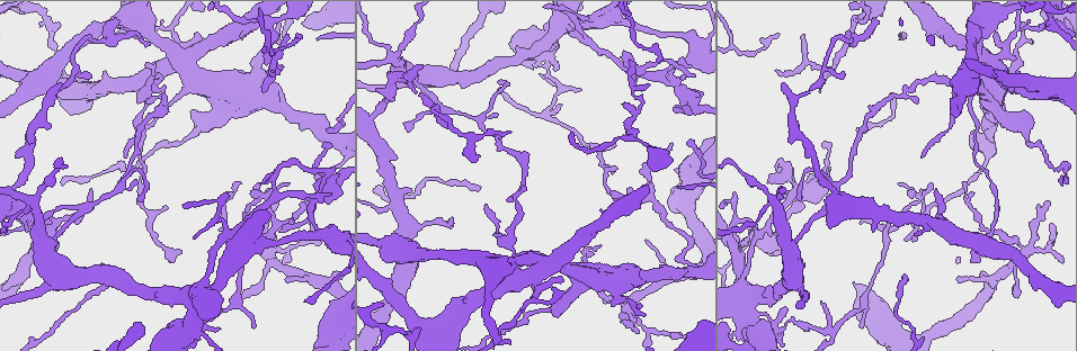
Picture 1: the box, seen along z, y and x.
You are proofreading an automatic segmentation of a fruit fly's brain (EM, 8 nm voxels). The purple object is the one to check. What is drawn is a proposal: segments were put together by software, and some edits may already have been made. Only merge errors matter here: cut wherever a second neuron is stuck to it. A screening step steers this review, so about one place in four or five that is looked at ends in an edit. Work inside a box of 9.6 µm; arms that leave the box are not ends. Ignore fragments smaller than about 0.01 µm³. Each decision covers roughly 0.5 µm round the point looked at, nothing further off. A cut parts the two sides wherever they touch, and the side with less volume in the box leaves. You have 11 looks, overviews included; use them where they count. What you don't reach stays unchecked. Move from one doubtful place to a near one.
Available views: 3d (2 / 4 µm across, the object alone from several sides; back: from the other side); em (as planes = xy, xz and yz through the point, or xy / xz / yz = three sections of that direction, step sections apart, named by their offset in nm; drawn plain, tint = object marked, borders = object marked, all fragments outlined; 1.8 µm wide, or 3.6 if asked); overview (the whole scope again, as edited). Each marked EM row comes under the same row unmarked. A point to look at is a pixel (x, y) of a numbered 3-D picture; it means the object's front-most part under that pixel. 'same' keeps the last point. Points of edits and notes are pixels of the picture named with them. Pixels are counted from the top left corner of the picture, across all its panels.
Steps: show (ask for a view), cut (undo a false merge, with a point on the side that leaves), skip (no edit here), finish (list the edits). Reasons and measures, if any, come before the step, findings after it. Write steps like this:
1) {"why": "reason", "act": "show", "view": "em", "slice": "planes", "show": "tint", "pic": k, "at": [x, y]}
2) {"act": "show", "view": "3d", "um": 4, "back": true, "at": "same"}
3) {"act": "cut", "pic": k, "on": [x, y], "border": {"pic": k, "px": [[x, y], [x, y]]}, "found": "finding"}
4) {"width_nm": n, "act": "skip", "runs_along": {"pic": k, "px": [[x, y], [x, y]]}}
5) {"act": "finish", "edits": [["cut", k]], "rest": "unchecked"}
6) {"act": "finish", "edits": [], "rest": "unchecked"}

{"why": "branch point", "act": "show", "view": "em", "slice": "xy", "step": 16, "show": "tint", "pic": 1, "at": [334, 284]}

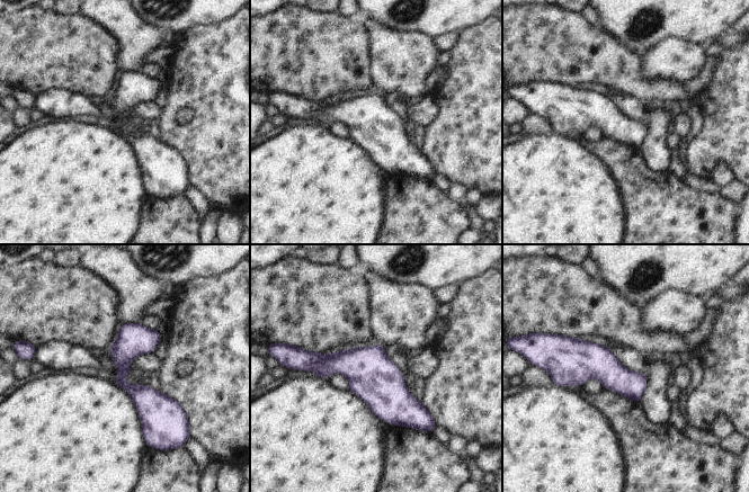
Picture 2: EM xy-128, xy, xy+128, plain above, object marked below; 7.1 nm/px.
{"act": "show", "view": "em", "slice": "planes", "show": "tint", "at": "same"}

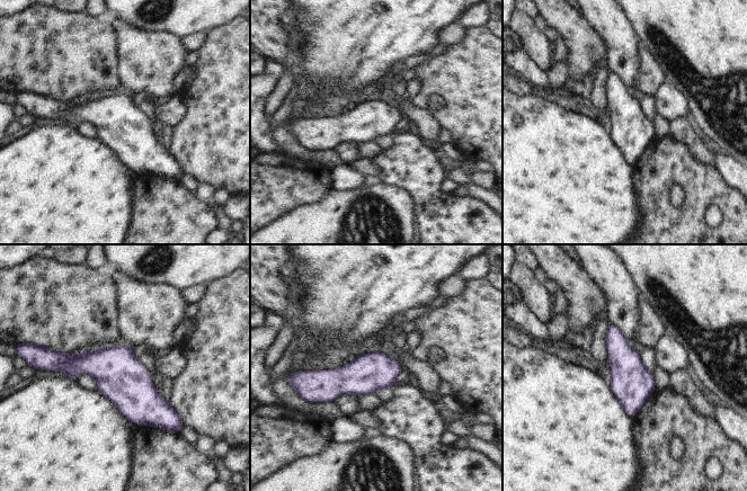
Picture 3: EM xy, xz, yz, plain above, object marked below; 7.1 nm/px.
{"act": "skip", "runs_along": {"pic": 3, "px": [[56, 365], [106, 365], [174, 416]]}, "found": "all the same neuron"}

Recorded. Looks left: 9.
{"why": "abrupt turn", "act": "show", "view": "3d", "um": 2, "pic": 1, "at": [267, 250]}

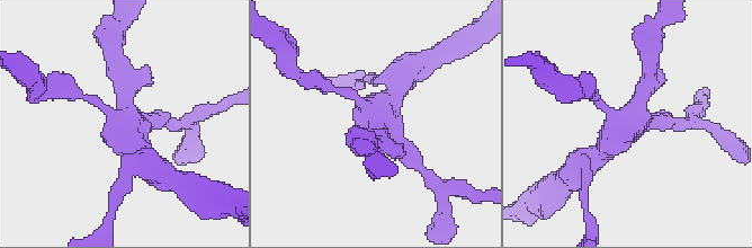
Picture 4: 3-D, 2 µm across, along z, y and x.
{"why": "need the tissue", "act": "show", "view": "em", "um": 3.6, "slice": "planes", "show": "tint", "pic": 4, "at": [374, 111]}

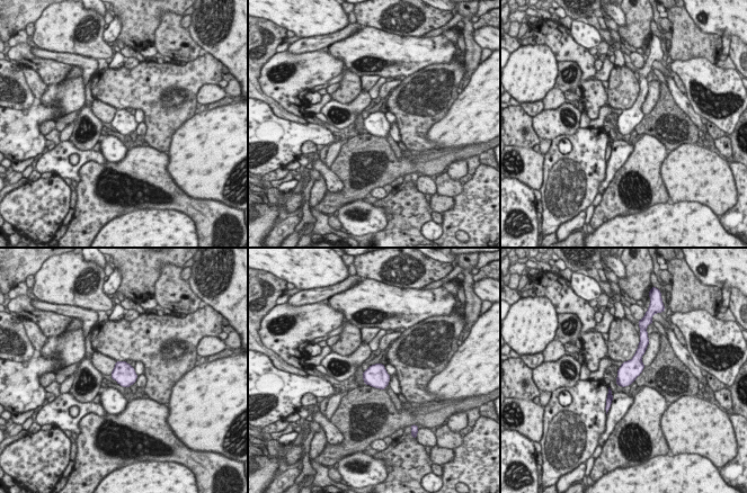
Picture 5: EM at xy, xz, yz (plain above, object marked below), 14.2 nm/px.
{"act": "skip", "found": "all the same neuron"}

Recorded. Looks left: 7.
{"why": "arms part here", "act": "show", "view": "em", "slice": "xz", "step": 8, "show": "tint", "pic": 1, "at": [911, 225]}

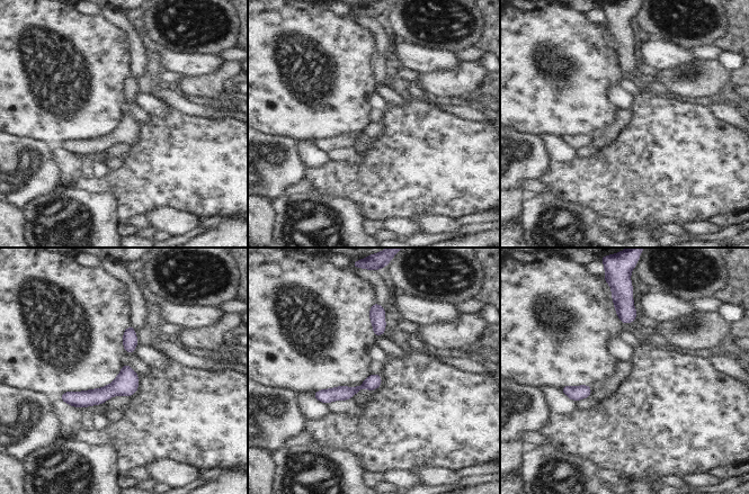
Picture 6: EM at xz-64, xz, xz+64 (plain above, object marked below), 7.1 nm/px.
{"act": "skip", "runs_along": {"pic": 6, "px": [[135, 377], [99, 396], [64, 397]]}, "found": "all the same neuron"}

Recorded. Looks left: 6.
{"why": "side arm on a straight run", "act": "show", "view": "em", "slice": "planes", "show": "tint", "pic": 1, "at": [228, 236]}

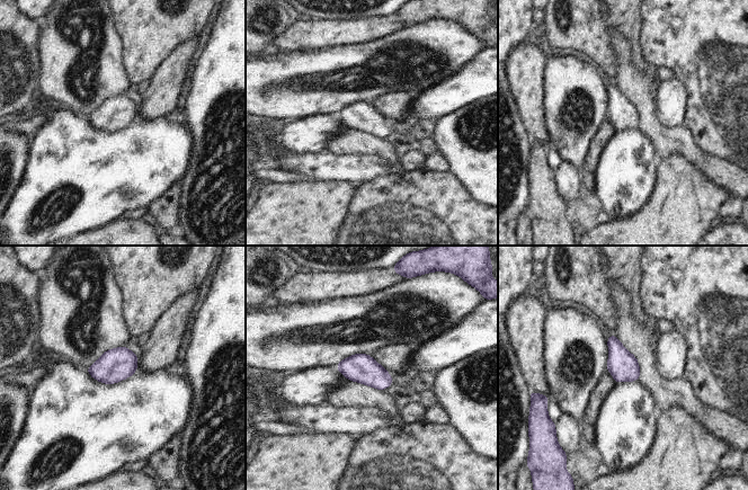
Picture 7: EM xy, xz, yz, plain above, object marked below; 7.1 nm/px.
{"width_nm": 200, "act": "skip", "found": "continuous, no second neuron"}

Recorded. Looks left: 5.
{"act": "finish", "edits": [], "rest": "unchecked"}

